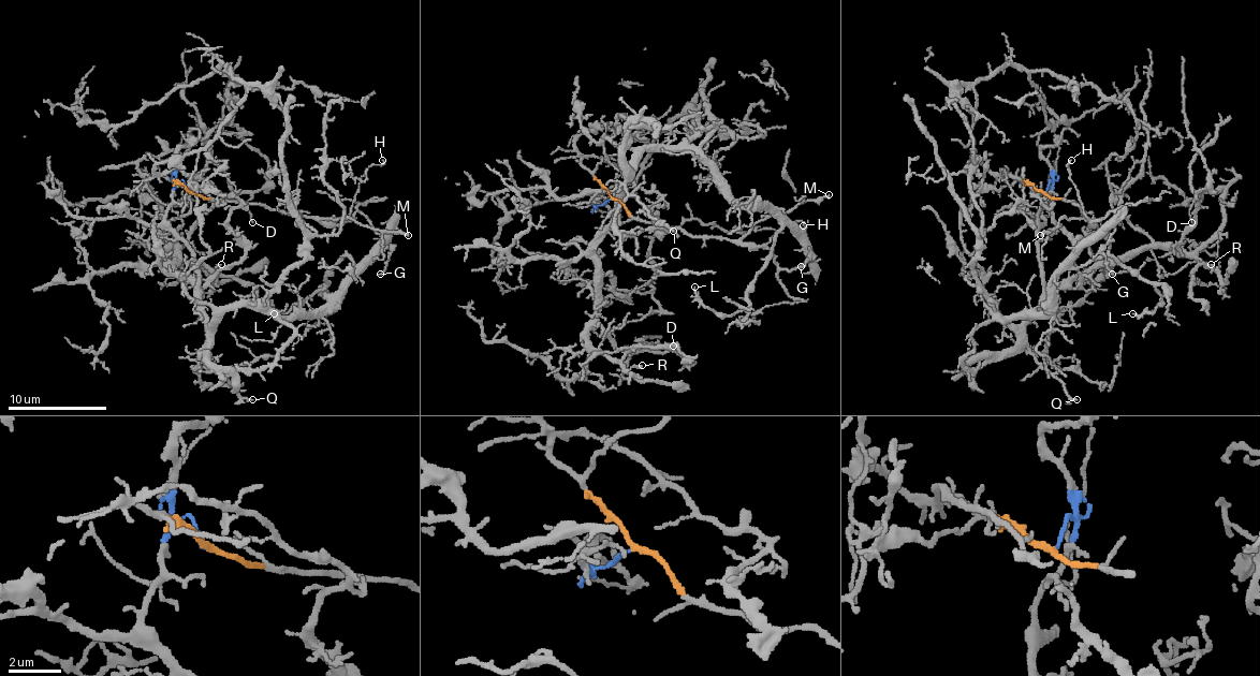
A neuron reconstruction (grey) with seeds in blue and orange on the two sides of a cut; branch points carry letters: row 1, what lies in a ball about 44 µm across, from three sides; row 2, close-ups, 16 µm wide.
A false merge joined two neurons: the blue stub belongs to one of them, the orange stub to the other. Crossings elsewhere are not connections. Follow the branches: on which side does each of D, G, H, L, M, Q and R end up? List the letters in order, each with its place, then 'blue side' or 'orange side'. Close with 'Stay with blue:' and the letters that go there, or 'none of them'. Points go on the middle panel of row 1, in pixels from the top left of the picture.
D: (673, 346) | blue side
G: (801, 266) | orange side
H: (803, 225) | orange side
L: (694, 287) | blue side
M: (829, 194) | orange side
Q: (673, 231) | blue side
R: (642, 365) | blue side
Stay with blue: D, L, Q, R

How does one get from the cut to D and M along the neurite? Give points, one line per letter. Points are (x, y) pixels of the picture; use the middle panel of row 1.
D: (610, 200), (596, 207), (585, 192), (617, 197), (615, 220), (596, 249), (598, 323), (617, 348), (674, 346)
M: (610, 197), (634, 217), (664, 230), (684, 230), (693, 237), (741, 239), (767, 217), (829, 195)

